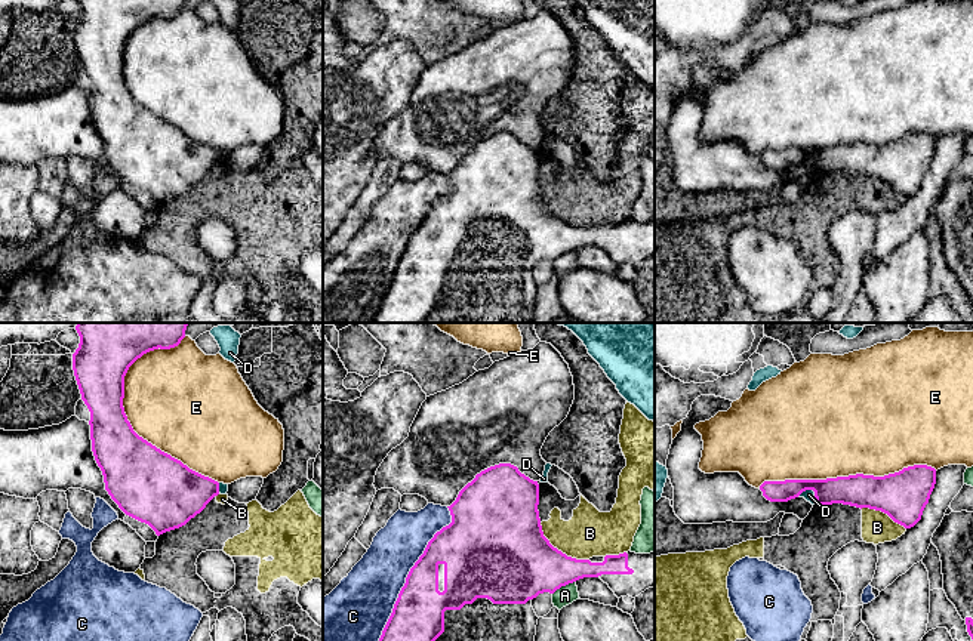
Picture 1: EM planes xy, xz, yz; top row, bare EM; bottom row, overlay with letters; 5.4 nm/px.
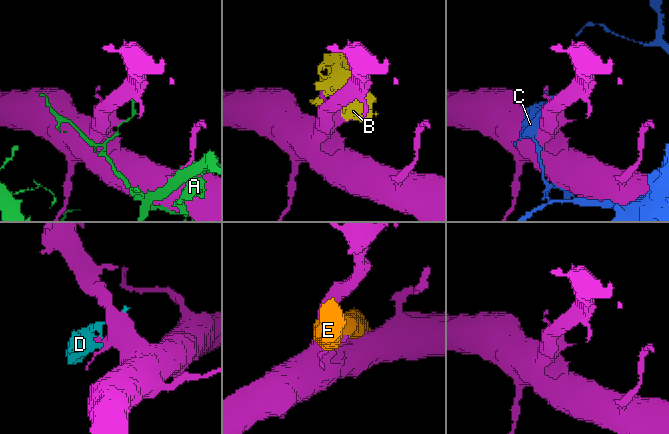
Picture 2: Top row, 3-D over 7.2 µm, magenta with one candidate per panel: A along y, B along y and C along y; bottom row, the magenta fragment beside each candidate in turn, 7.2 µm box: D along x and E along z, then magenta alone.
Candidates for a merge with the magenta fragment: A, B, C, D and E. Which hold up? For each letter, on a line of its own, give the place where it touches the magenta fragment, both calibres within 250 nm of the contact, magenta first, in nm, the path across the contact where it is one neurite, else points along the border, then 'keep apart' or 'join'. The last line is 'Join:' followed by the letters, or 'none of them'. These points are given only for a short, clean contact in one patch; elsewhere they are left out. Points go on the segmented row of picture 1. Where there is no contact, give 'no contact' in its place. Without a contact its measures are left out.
A: xz (563, 585) | 360/100 nm | keep apart
B: xz (560, 551) | 420/260 nm | keep apart
C: xz (409, 572) | 280/300 nm | keep apart
D: yz (810, 489) | 180/60 nm | keep apart
E: xy (125, 413) | 300/480 nm | keep apart
Join: none of them

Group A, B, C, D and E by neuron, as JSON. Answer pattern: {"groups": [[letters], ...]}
{"groups": [["A"], ["B"], ["C", "D"], ["E"]]}

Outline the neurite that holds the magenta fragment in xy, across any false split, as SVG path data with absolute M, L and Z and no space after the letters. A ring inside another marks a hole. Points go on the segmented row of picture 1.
M77 323L80 343L73 370L81 400L90 412L92 452L102 471L105 490L129 517L148 524L157 536L185 526L219 494L219 483L139 437L123 407L124 376L144 354L170 349L185 338L188 323Z

